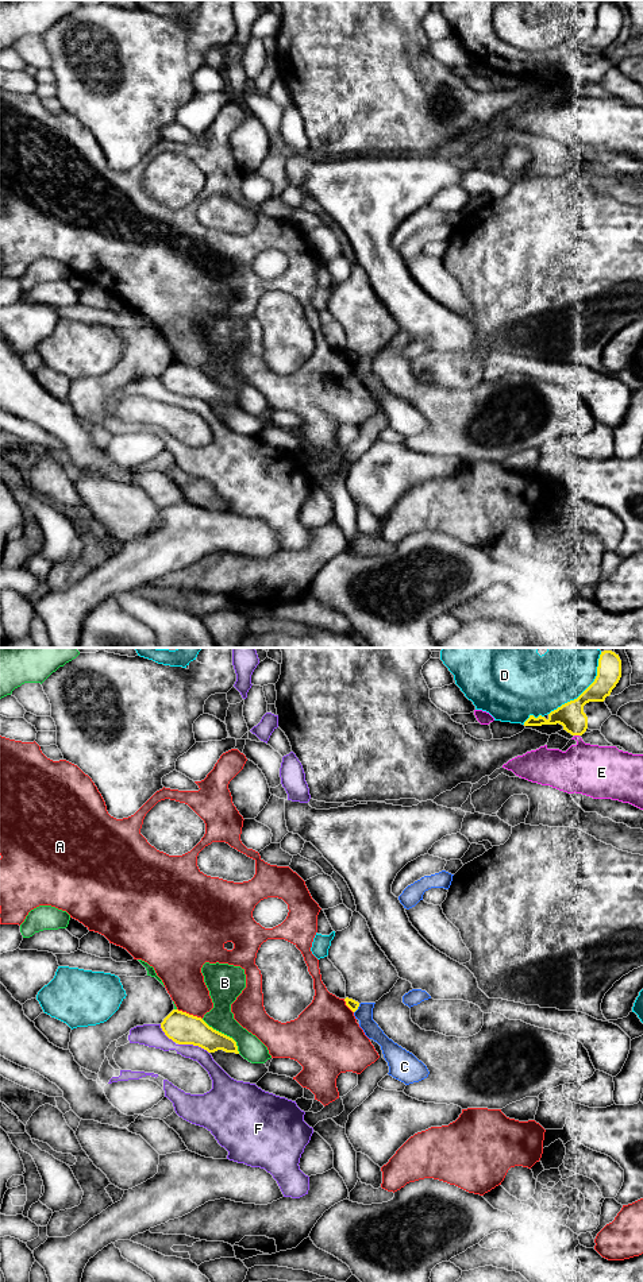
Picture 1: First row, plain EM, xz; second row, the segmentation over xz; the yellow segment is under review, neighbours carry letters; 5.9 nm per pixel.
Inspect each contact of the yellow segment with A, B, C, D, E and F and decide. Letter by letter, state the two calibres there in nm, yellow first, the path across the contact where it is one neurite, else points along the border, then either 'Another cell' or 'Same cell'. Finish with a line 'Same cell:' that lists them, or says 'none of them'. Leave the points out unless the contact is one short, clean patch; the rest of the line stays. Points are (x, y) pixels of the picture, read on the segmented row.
A: Thickness 190 nm (yellow) against 240 nm. Another cell
B: Thickness 190 nm (yellow) against 160 nm. Another cell
C: Thickness 60 nm (yellow) against 100 nm. Boundary: xz (359, 1004), (354, 1012). Another cell
D: Thickness 160 nm (yellow) against 320 nm. Another cell
E: Thickness 160 nm (yellow) against 300 nm. Another cell
F: Thickness 190 nm (yellow) against 130 nm. Another cell
Same cell: none of them

